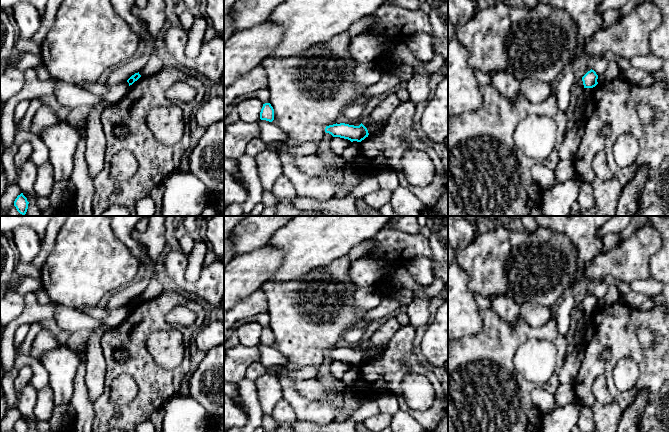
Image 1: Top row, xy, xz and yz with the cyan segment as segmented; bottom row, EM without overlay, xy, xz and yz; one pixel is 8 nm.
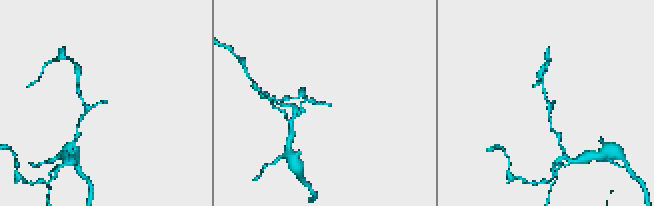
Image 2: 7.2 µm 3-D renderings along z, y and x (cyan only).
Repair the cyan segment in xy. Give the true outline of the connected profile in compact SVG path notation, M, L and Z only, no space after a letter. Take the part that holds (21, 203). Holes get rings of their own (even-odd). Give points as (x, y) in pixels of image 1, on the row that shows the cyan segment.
M21 193L17 196L17 198L14 201L14 206L16 207L17 211L25 216L27 209L28 209L29 202L27 201L27 198Z

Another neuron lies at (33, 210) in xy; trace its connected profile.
M33 203L28 204L28 209L25 216L41 216L41 215L42 215L42 212L35 204Z

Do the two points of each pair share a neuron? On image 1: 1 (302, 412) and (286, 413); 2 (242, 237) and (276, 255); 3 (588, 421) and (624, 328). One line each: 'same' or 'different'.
1: different
2: different
3: different

